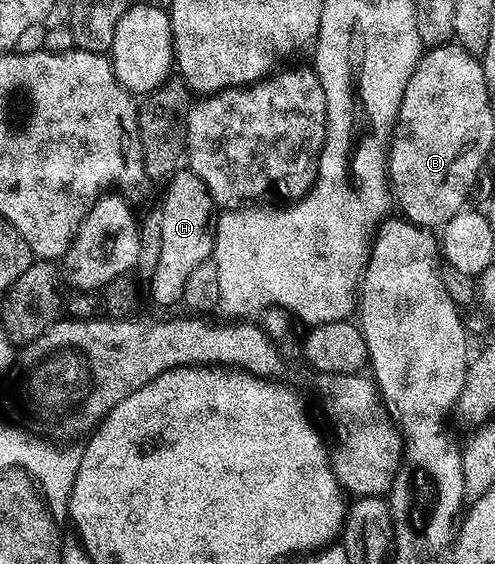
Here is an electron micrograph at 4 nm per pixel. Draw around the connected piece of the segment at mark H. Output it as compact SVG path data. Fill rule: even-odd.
M181 168L166 179L167 191L159 206L162 213L162 249L158 257L157 270L149 283L151 298L159 306L179 306L183 301L185 283L189 281L189 272L197 264L208 261L215 248L213 233L213 215L216 202L211 198L209 188L190 168Z

